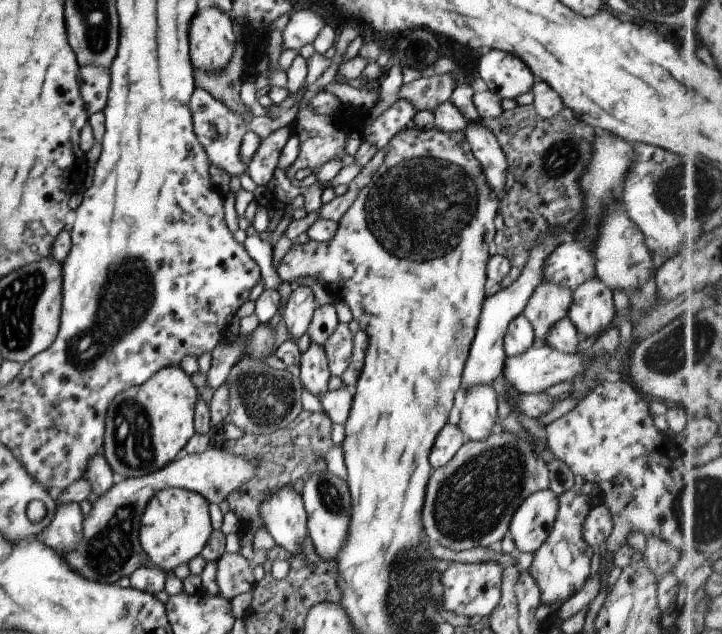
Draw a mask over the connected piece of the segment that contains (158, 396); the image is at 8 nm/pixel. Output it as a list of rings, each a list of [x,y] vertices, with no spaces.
[[[166,366],[144,384],[127,388],[112,400],[106,418],[104,456],[116,474],[125,479],[143,477],[183,453],[195,433],[194,411],[200,398],[190,377],[180,366]]]

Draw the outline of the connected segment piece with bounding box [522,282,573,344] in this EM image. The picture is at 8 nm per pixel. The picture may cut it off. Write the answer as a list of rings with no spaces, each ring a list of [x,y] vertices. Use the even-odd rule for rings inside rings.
[[[541,282],[538,285],[522,312],[534,328],[535,340],[546,344],[546,334],[552,330],[552,326],[556,326],[562,318],[568,318],[572,295],[569,288],[554,282]]]

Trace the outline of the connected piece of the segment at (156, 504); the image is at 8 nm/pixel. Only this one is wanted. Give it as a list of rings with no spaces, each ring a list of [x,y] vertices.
[[[182,487],[164,488],[152,494],[144,507],[139,541],[148,559],[172,574],[176,566],[201,554],[212,531],[209,502],[201,494]]]

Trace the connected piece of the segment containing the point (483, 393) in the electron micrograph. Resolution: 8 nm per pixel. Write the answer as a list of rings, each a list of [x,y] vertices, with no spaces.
[[[472,386],[464,394],[464,405],[458,426],[466,439],[482,442],[498,428],[498,400],[492,386]]]

